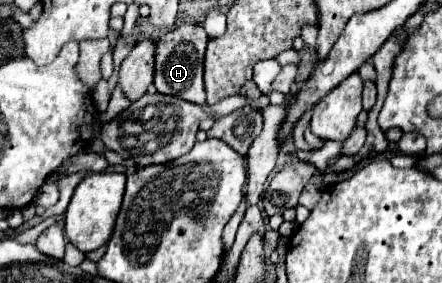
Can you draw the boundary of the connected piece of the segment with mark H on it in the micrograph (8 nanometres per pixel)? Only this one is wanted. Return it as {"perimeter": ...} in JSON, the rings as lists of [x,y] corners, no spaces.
{"perimeter":[[[181,24],[171,32],[165,32],[157,40],[155,56],[155,88],[161,94],[171,94],[193,104],[205,104],[203,88],[203,56],[209,38],[201,24]]]}

